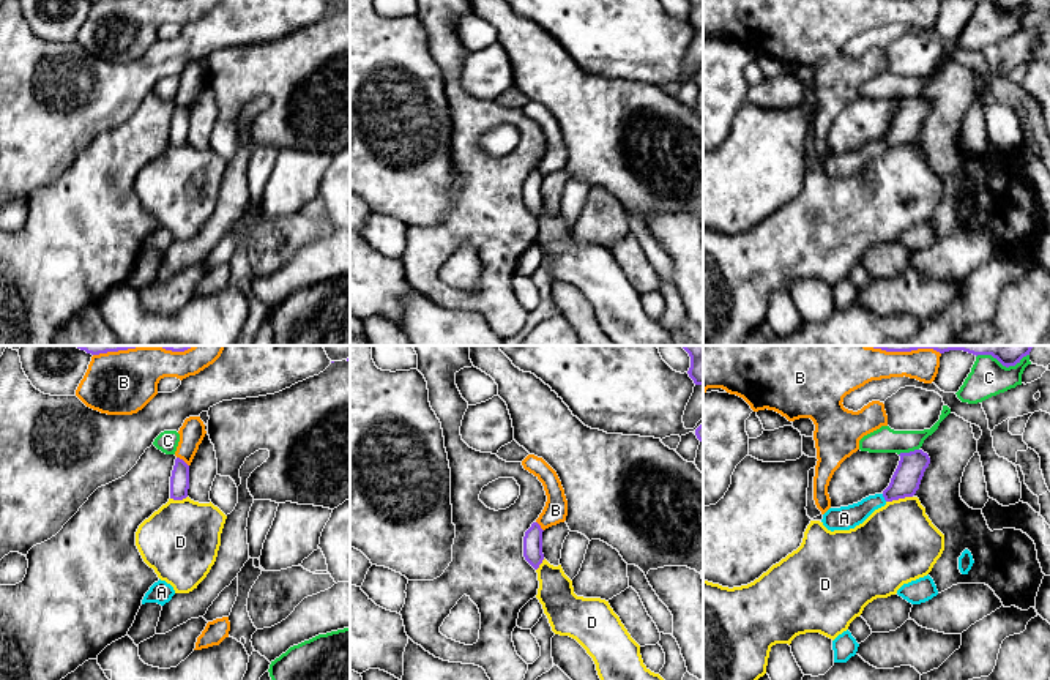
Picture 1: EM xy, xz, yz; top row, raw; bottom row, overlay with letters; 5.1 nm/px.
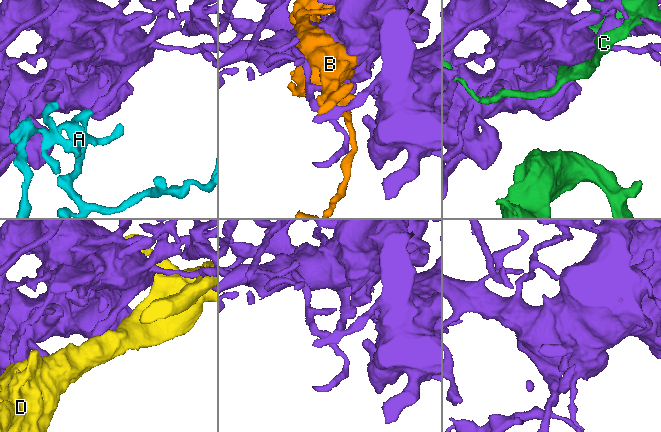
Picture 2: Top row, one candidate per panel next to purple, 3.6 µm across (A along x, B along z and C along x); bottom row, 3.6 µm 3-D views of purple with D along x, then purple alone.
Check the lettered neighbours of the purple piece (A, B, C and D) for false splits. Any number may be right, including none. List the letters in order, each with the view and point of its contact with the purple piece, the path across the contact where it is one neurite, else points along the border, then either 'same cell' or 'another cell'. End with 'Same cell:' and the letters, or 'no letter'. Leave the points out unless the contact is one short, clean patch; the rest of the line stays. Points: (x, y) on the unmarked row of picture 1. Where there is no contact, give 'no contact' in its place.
A: meets purple in yz at (883, 142); runs through yz (905, 128), (883, 142), (858, 160), (844, 164); same cell
B: meets purple in xy at (183, 108); another cell
C: meets purple in yz at (908, 100); another cell
D: meets purple in yz at (899, 144); another cell
Same cell: A

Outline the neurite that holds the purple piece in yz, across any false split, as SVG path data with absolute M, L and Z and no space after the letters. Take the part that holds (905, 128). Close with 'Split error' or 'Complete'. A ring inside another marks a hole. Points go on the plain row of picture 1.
M922 96L900 99L899 103L900 107L891 129L881 140L869 142L848 153L829 155L823 161L823 172L831 178L850 177L862 170L875 156L884 153L888 148L913 144L919 136L930 104Z. Split error

